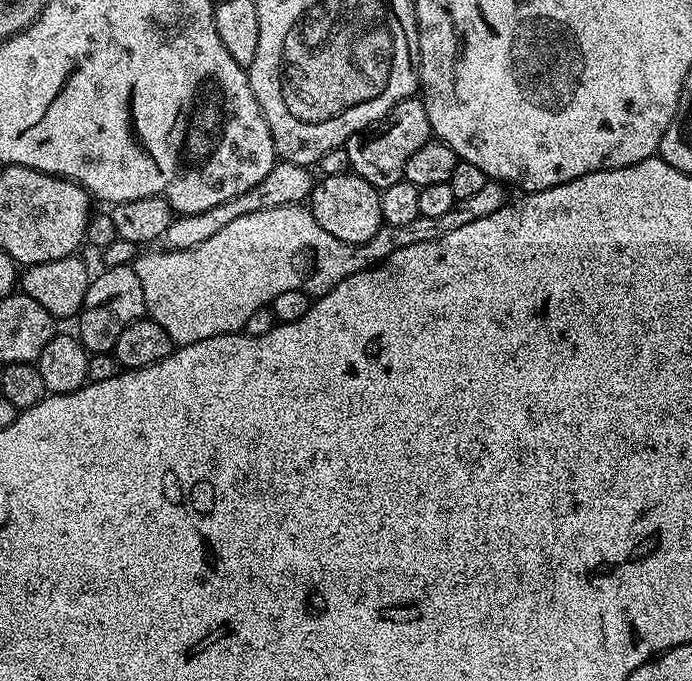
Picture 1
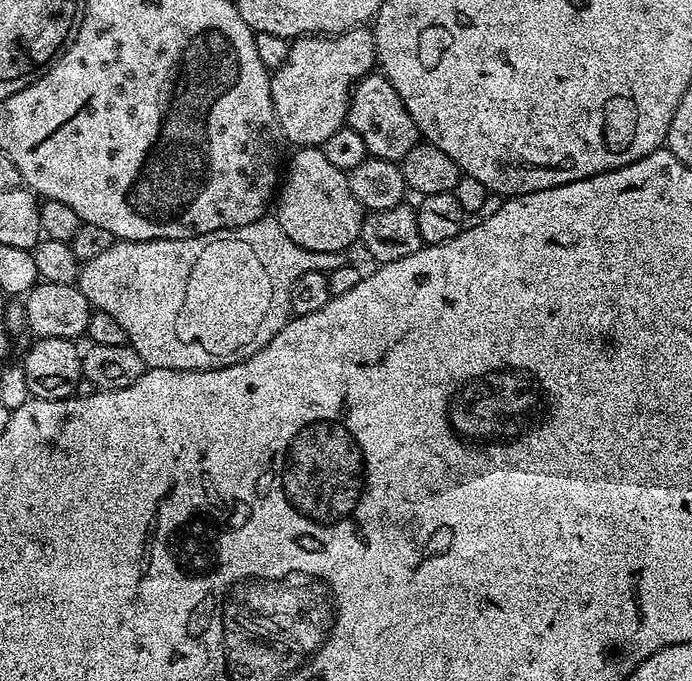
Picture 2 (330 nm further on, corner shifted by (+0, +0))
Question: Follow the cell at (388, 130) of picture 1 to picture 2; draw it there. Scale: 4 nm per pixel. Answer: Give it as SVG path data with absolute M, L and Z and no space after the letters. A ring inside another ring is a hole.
M383 74L366 75L356 83L348 100L346 124L361 136L362 142L366 142L369 157L377 160L399 162L421 139L414 118L410 118L410 110L406 110L402 98L398 98L398 90L394 90Z

